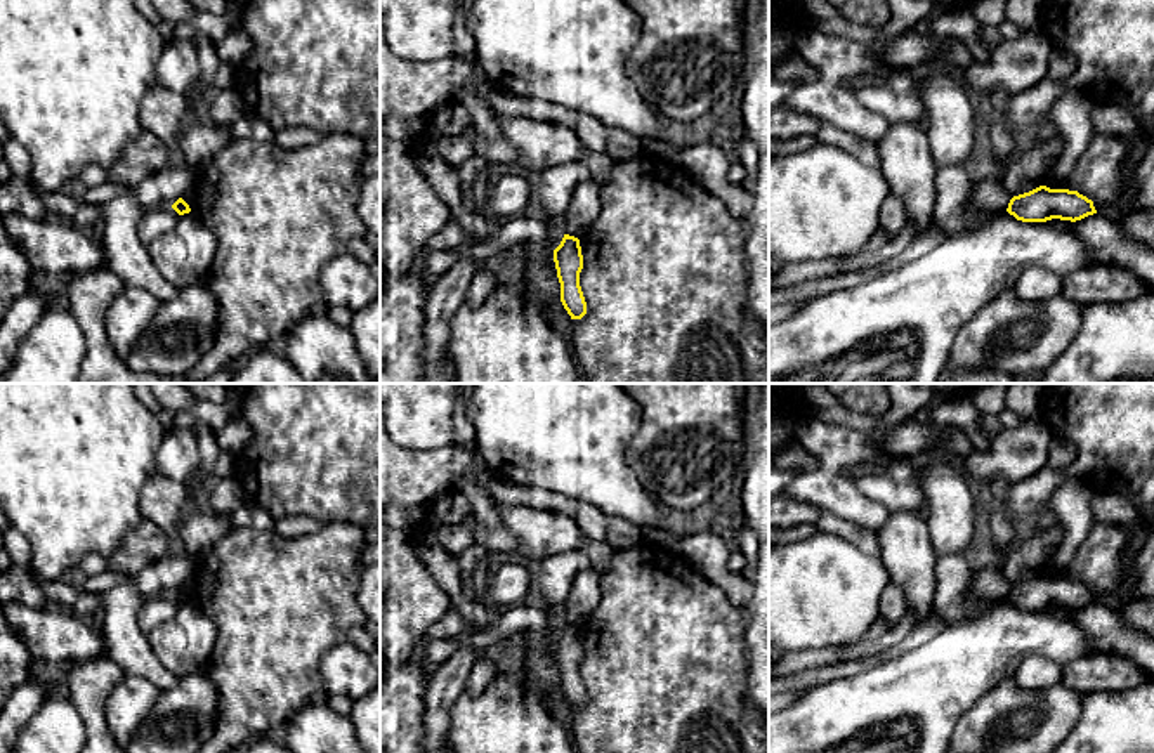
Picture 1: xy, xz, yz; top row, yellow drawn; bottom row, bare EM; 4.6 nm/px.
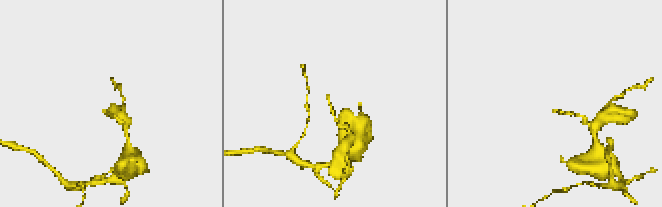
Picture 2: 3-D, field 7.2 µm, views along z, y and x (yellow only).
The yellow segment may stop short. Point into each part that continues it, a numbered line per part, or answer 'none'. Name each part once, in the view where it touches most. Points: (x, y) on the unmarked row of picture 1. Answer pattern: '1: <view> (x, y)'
none

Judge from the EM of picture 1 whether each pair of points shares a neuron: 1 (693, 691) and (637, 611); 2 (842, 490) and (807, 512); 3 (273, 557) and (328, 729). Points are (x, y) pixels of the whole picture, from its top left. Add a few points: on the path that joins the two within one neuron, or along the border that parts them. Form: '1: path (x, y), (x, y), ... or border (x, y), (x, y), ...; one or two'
1: path (674, 672), (665, 663), (663, 637), (656, 630); one
2: border (786, 493), (816, 504), (821, 509); two
3: border (323, 700), (304, 705), (285, 724); two

